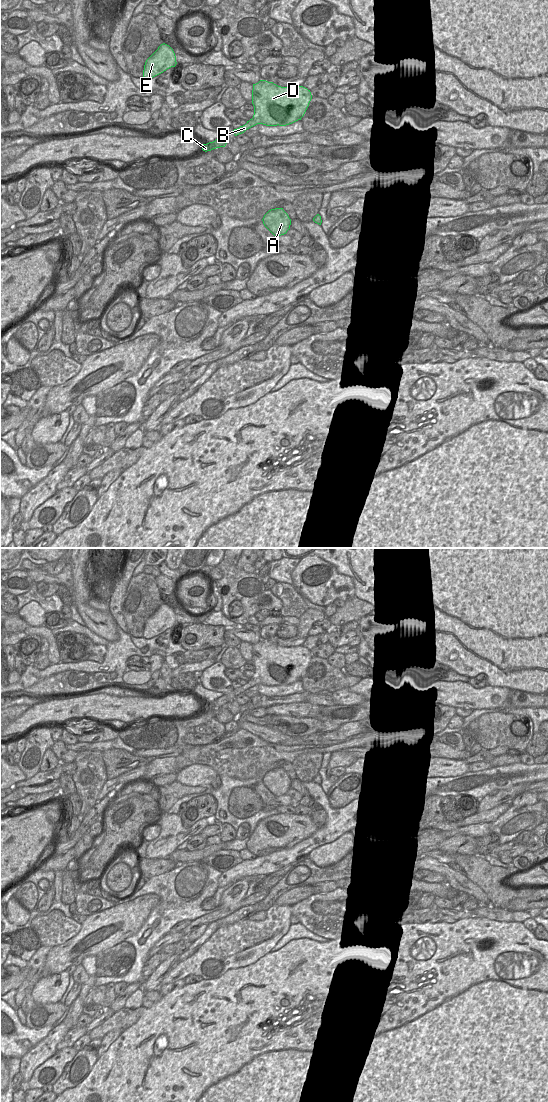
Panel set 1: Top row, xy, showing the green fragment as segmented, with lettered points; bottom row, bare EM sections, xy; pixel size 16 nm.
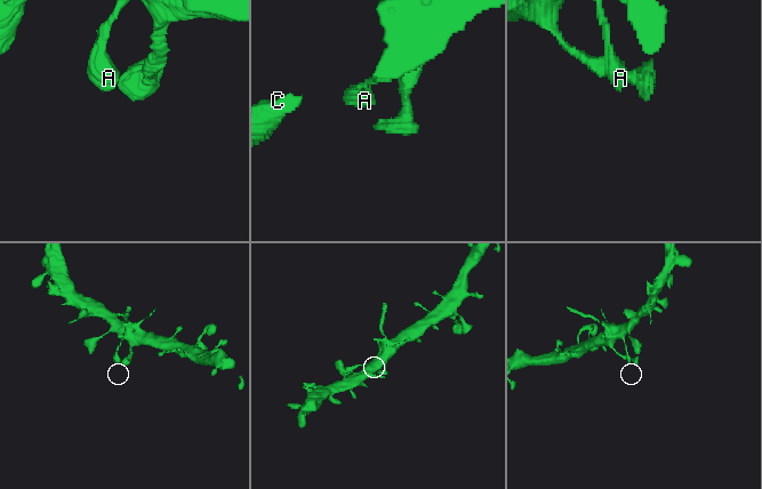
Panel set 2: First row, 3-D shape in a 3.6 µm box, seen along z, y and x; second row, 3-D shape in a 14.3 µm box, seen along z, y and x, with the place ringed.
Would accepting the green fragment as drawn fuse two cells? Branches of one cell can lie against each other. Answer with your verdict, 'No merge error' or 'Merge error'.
No merge error.

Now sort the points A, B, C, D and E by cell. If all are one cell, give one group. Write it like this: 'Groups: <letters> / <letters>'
Groups: A B C D E.

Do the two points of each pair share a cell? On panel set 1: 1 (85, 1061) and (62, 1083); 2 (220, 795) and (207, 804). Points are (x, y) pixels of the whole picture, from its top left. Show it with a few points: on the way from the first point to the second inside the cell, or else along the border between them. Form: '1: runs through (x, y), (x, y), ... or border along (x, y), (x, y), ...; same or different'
1: runs through (79, 1067), (68, 1078); same
2: border along (210, 794), (216, 801), (214, 815); different

